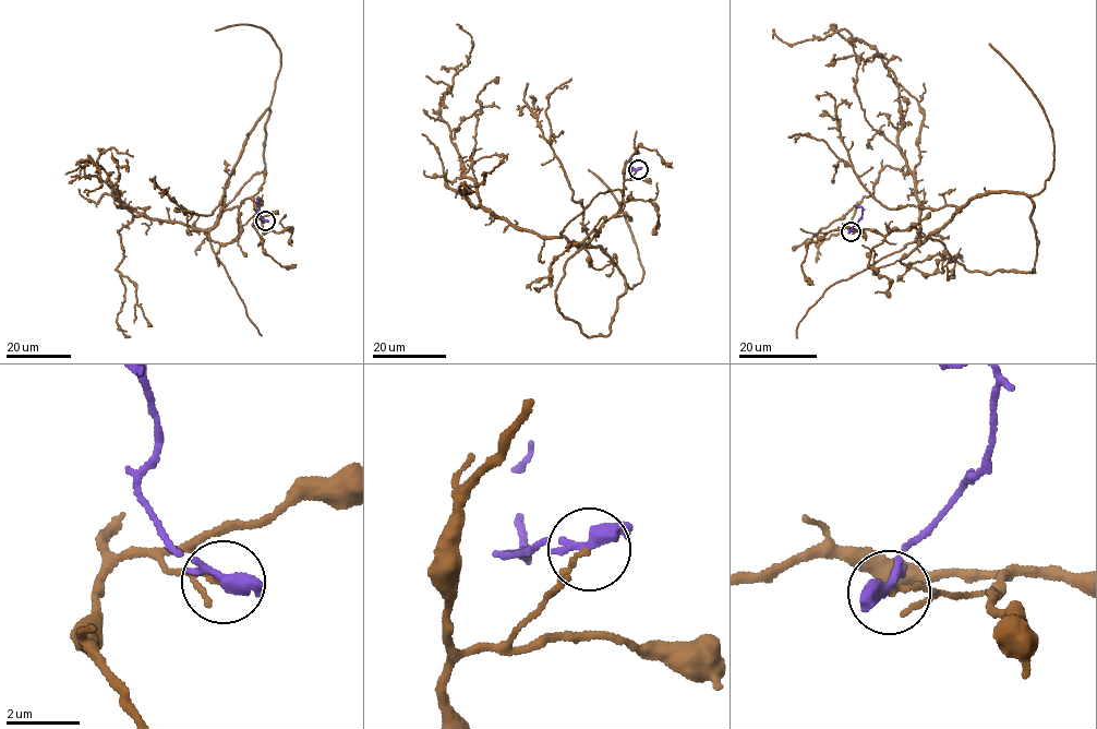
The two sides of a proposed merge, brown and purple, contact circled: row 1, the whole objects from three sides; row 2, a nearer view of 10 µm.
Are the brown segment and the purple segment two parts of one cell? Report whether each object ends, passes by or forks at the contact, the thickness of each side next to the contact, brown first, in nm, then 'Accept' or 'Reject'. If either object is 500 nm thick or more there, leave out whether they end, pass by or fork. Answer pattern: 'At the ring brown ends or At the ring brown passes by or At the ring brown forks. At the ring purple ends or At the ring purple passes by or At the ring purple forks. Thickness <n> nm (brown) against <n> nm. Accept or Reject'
At the ring brown ends. At the ring purple passes by. Thickness 120 nm (brown) against 320 nm. Reject

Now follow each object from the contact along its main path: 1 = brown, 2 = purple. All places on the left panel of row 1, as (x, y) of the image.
1: (265, 220), (250, 199), (214, 228), (265, 167), (267, 109), (212, 228), (132, 214), (88, 155), (84, 192)
2: (265, 220), (257, 212), (257, 202)

